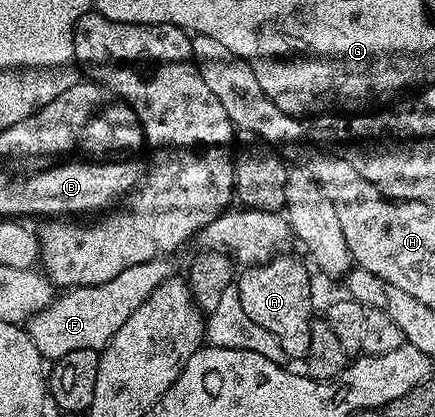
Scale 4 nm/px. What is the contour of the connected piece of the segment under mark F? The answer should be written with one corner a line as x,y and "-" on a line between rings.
163,257
132,265
124,273
116,273
112,281
104,285
75,287
55,298
48,309
36,313
28,320
28,330
43,360
57,361
76,349
92,349
101,352
120,333
120,329
136,309
148,301
148,297
165,279
175,274
169,258

